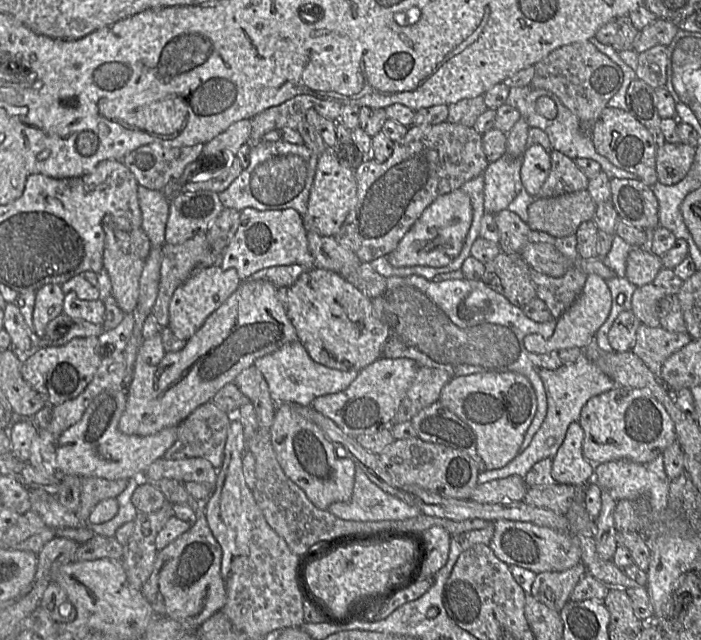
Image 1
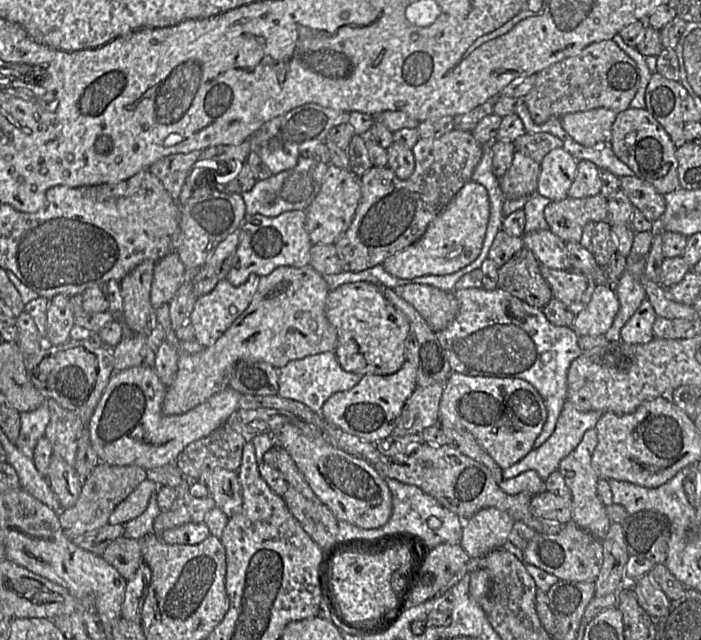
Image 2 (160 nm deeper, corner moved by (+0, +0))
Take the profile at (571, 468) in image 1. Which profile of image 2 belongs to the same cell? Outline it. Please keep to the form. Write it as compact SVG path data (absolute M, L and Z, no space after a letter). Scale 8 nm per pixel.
M594 429L587 430L578 446L561 460L558 472L562 475L572 496L571 522L580 529L589 532L596 539L602 541L607 535L610 521L606 515L605 507L596 493L597 482L600 479L592 467L591 458L597 446L597 435Z

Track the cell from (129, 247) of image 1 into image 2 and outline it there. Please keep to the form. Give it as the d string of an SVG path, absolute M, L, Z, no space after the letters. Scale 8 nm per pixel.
M146 260L119 283L123 298L122 321L133 333L147 334L155 322L156 310L150 300L155 262Z

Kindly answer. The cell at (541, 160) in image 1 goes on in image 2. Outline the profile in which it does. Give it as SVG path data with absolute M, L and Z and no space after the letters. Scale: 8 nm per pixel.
M563 148L551 150L542 160L536 191L551 201L568 197L578 160Z

